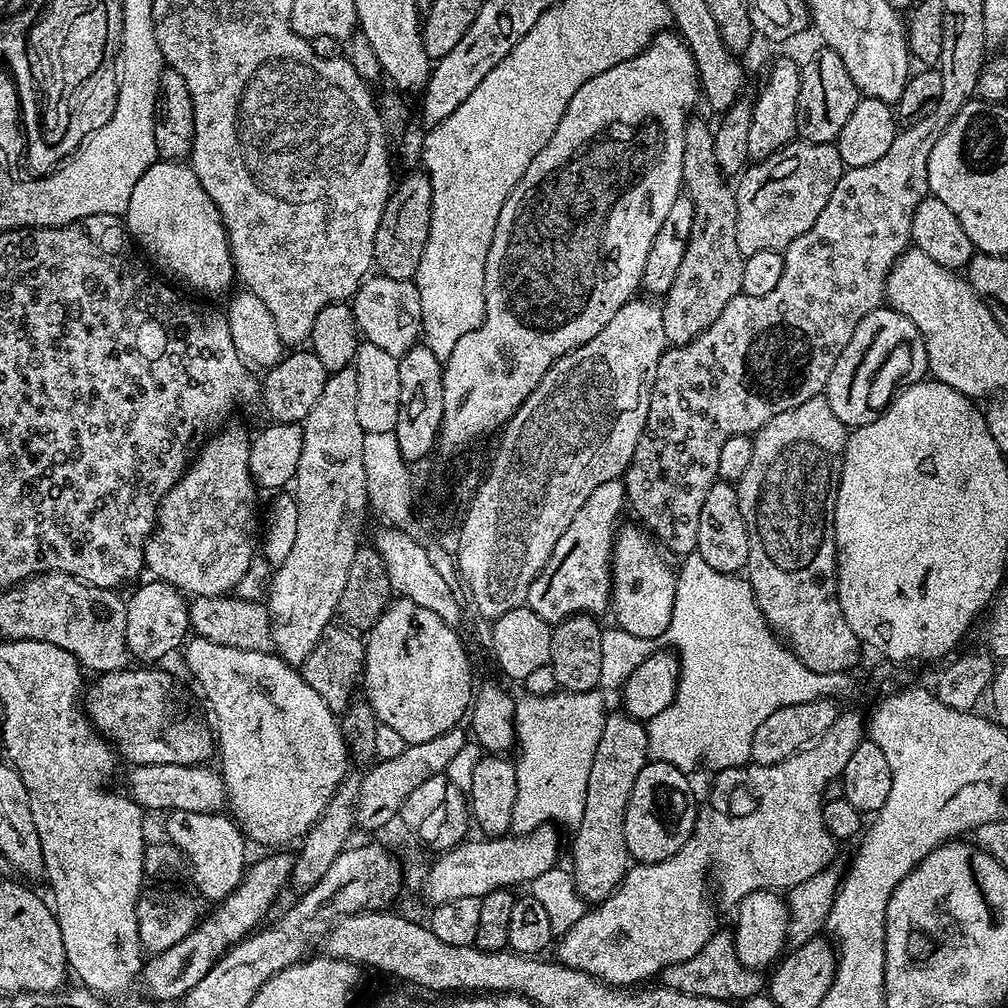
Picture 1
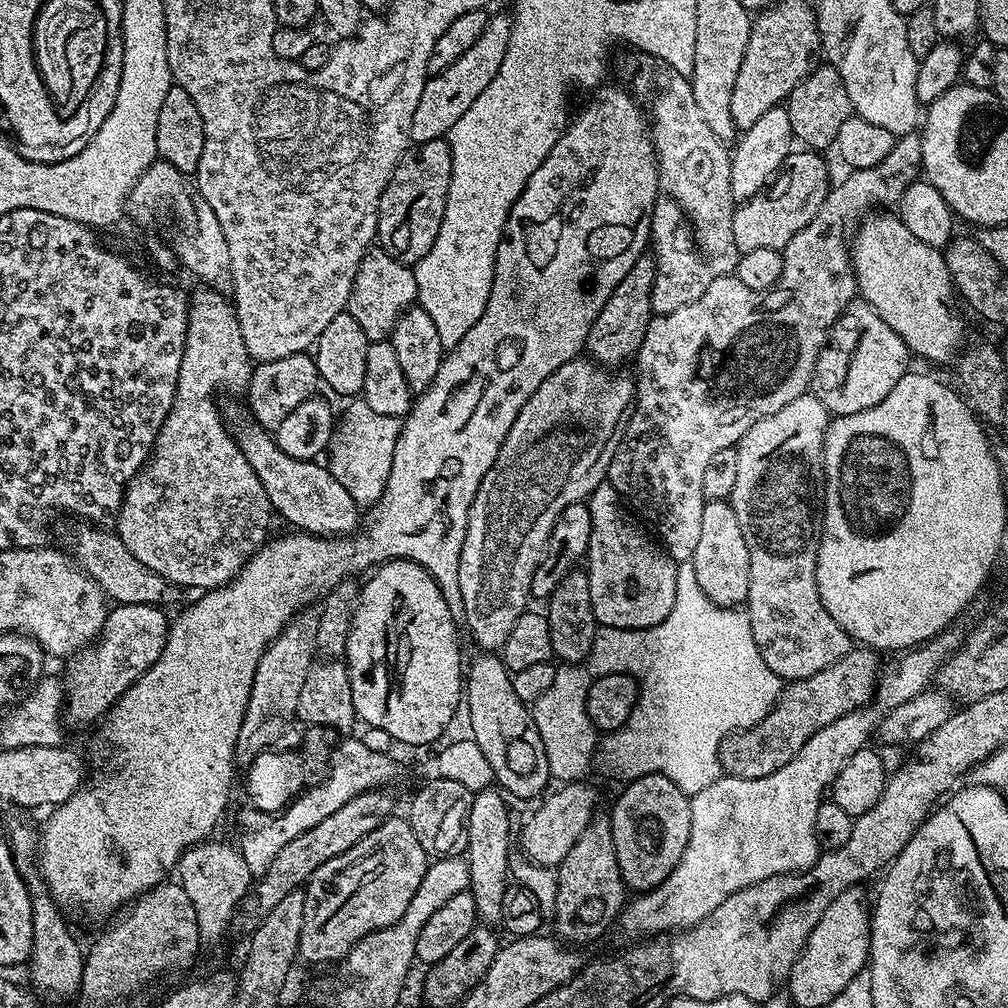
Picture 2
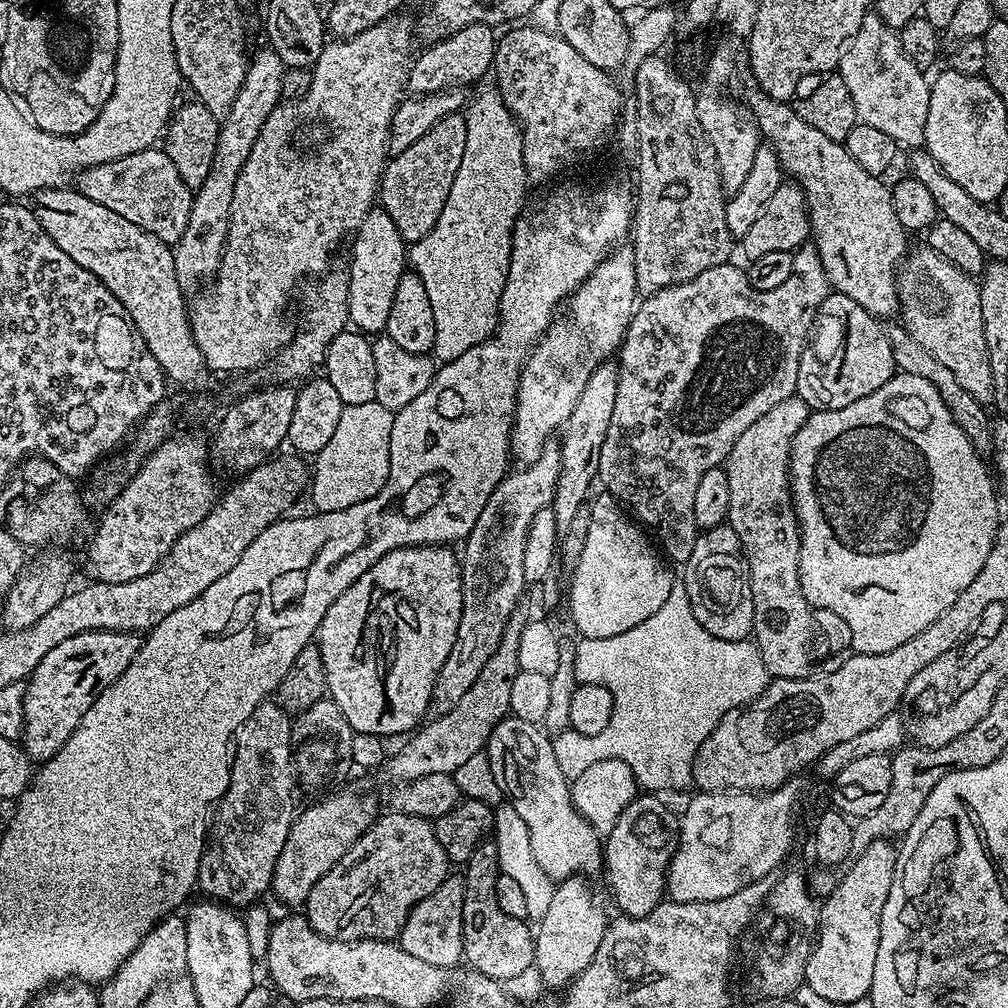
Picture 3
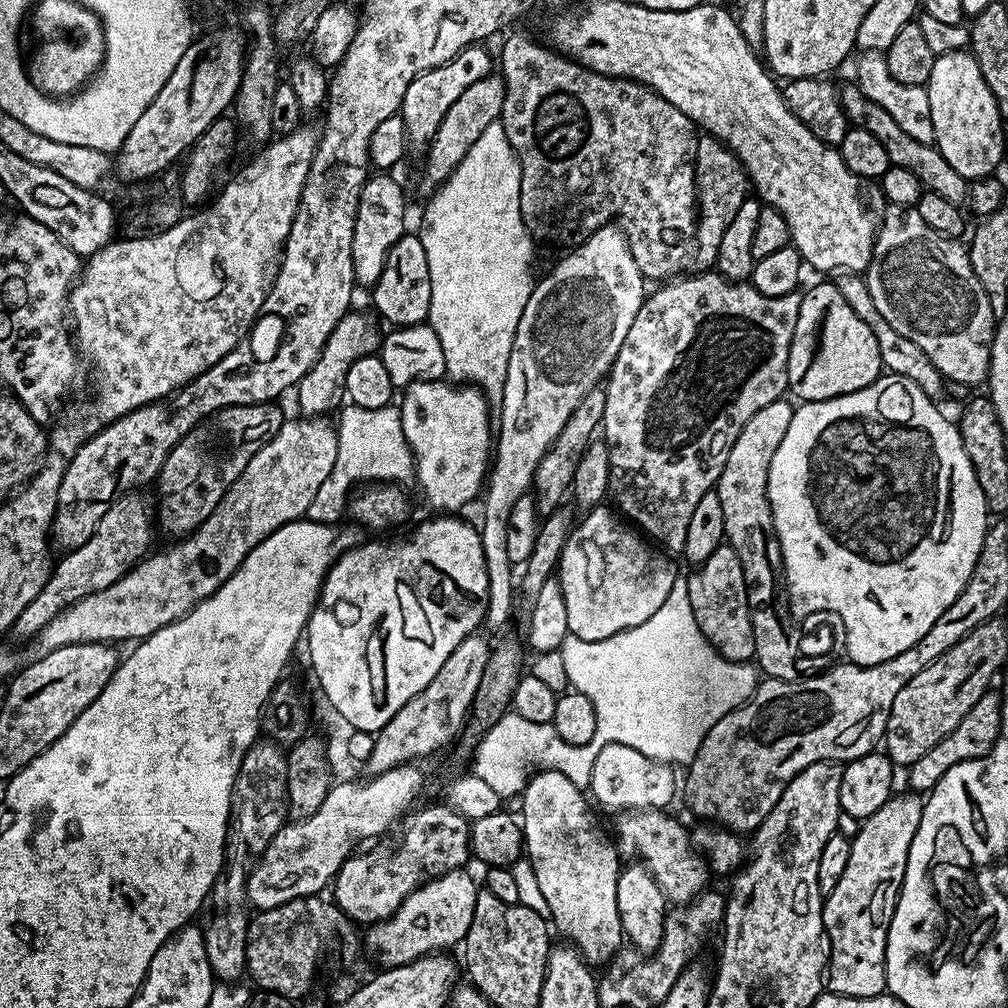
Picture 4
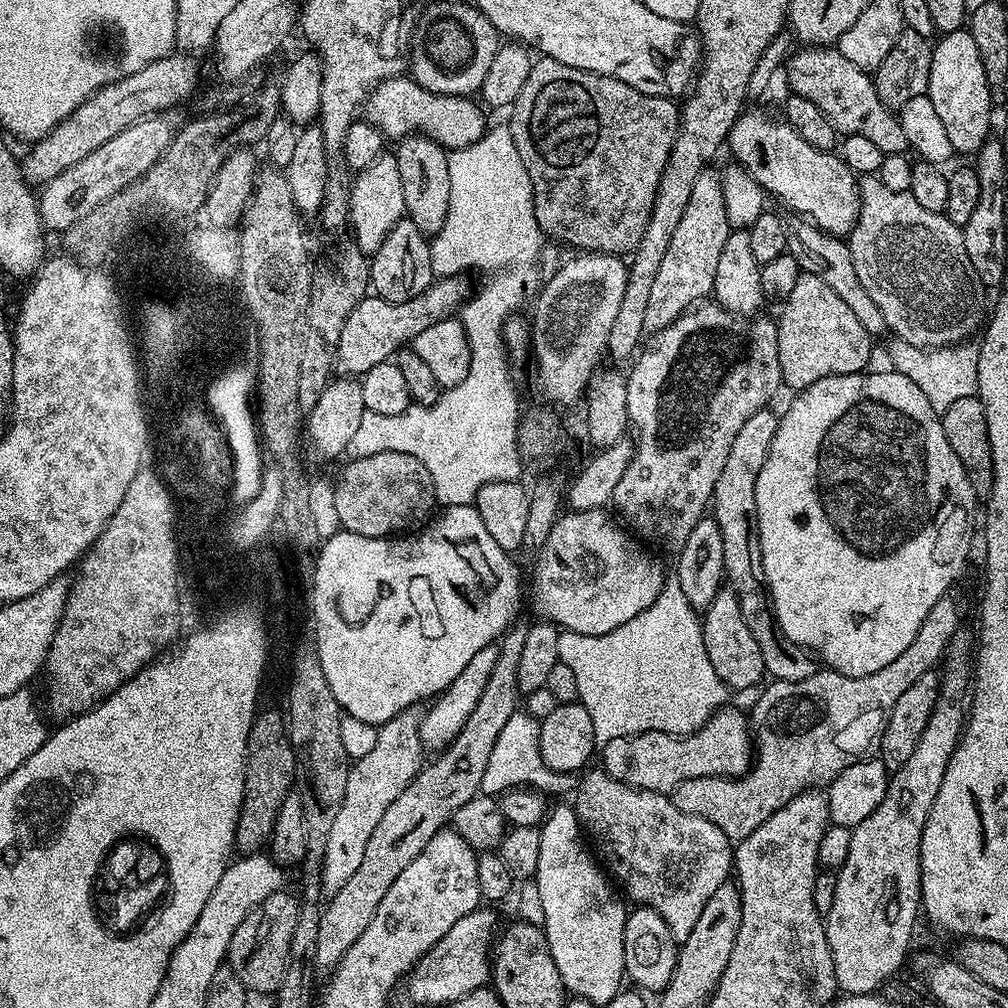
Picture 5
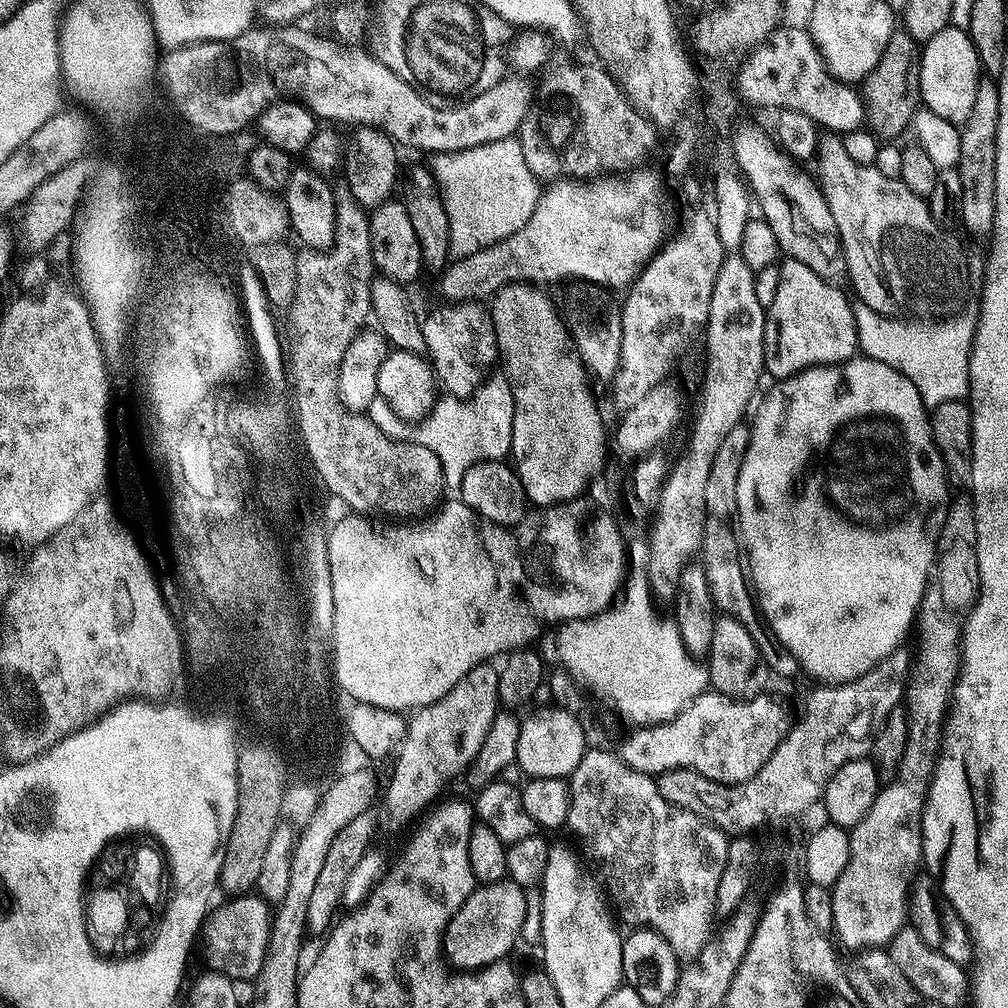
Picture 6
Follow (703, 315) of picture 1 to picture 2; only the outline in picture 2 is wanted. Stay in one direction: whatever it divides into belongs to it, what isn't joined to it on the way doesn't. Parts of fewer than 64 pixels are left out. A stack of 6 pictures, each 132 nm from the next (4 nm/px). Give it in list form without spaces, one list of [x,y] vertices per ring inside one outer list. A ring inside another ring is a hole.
[[[635,50],[629,53],[620,64],[620,76],[625,80],[623,83],[627,91],[635,96],[636,103],[644,109],[650,121],[656,162],[660,169],[660,192],[650,217],[650,248],[656,259],[652,310],[655,315],[661,316],[682,310],[682,306],[690,306],[690,302],[698,302],[698,298],[702,298],[702,294],[706,294],[706,290],[713,285],[714,278],[730,276],[736,271],[741,252],[738,246],[734,246],[732,229],[732,219],[736,213],[730,190],[732,158],[725,141],[718,139],[714,130],[706,126],[706,118],[702,118],[698,110],[698,102],[694,102],[691,79],[678,74],[678,70],[674,70],[674,66],[665,60]]]

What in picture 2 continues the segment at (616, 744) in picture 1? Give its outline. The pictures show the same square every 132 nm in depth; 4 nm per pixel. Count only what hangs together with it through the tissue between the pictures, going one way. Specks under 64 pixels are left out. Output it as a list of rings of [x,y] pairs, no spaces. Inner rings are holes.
[[[593,815],[591,824],[582,834],[582,838],[578,838],[578,842],[574,842],[574,846],[570,846],[570,854],[566,854],[564,861],[555,869],[557,874],[557,902],[554,913],[554,921],[556,920],[556,928],[559,939],[564,942],[576,944],[588,944],[591,940],[596,940],[611,924],[617,923],[618,917],[626,907],[626,885],[620,871],[618,870],[618,854],[614,850],[614,838],[612,837],[612,826],[607,815]]]

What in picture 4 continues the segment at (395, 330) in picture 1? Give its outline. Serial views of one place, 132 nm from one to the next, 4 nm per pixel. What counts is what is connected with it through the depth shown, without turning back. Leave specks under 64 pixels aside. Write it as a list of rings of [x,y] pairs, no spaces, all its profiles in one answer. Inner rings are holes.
[[[392,174],[369,175],[358,198],[358,214],[354,222],[352,261],[357,285],[371,286],[378,282],[382,266],[386,266],[386,254],[390,254],[390,246],[394,246],[394,242],[398,242],[398,238],[405,234],[403,186]]]

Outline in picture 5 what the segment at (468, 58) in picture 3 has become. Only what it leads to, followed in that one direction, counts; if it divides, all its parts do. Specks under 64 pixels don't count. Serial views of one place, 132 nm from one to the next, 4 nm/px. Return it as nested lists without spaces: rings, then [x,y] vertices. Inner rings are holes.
[[[419,134],[405,136],[397,144],[400,145],[394,149],[394,155],[398,162],[398,174],[402,174],[405,217],[412,220],[424,236],[431,238],[442,230],[450,206],[448,152],[438,142]]]

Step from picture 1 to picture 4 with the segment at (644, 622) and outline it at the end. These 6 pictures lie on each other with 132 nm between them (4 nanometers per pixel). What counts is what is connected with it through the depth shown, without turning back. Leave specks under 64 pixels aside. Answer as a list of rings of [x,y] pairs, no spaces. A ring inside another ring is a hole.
[[[608,506],[591,509],[585,515],[588,517],[581,524],[579,521],[568,533],[568,541],[560,552],[558,579],[562,586],[562,598],[566,602],[568,630],[571,635],[583,640],[602,640],[628,628],[642,626],[642,622],[646,622],[646,618],[651,618],[658,610],[658,606],[666,602],[670,586],[678,583],[676,568],[667,560],[669,557],[653,547],[635,527],[625,523],[611,507],[608,507],[609,509],[606,507]]]

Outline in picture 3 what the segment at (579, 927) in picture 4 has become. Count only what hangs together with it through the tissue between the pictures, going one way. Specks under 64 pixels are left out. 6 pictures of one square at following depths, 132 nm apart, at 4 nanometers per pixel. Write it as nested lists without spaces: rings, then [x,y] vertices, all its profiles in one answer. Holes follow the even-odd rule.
[[[511,714],[504,717],[504,719],[498,721],[494,726],[494,730],[490,734],[488,743],[486,745],[486,755],[489,760],[489,766],[492,768],[493,776],[496,781],[499,781],[503,787],[503,791],[506,793],[507,799],[512,802],[514,809],[518,810],[519,817],[526,822],[526,827],[530,830],[530,843],[531,849],[534,852],[534,859],[541,866],[542,870],[546,872],[549,878],[553,882],[559,882],[570,878],[577,874],[588,874],[584,872],[600,872],[604,866],[604,849],[602,847],[601,833],[594,830],[594,826],[590,826],[590,822],[586,822],[586,818],[582,818],[582,814],[578,814],[578,810],[574,806],[572,801],[572,789],[570,787],[570,781],[562,774],[562,766],[558,762],[558,758],[554,754],[554,746],[550,739],[549,733],[545,731],[539,724],[531,724],[530,722],[524,722],[521,718],[513,716]]]

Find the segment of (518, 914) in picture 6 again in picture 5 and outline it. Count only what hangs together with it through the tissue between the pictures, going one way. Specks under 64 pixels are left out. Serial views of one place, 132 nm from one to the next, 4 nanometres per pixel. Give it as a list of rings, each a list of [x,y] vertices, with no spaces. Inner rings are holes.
[[[481,906],[466,914],[466,918],[458,918],[458,922],[454,922],[454,926],[450,926],[440,941],[414,965],[406,977],[410,1003],[447,1006],[489,983],[490,957],[494,952],[498,924],[496,928],[496,916],[488,908],[491,907]]]

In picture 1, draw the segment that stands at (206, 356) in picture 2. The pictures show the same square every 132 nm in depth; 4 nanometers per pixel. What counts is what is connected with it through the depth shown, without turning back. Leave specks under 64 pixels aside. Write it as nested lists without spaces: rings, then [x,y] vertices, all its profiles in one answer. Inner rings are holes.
[[[224,426],[215,434],[209,435],[204,445],[200,448],[200,453],[191,457],[190,463],[185,468],[184,473],[180,475],[180,481],[172,487],[166,495],[160,499],[160,507],[156,509],[156,523],[152,533],[148,539],[144,541],[144,567],[157,580],[165,580],[168,584],[173,584],[175,588],[187,594],[189,597],[197,596],[224,596],[231,593],[238,582],[242,580],[243,574],[246,574],[253,561],[256,559],[256,546],[258,544],[255,539],[258,534],[260,522],[258,520],[258,504],[256,502],[256,492],[258,493],[258,485],[252,478],[250,470],[250,432],[244,428],[228,428]]]

